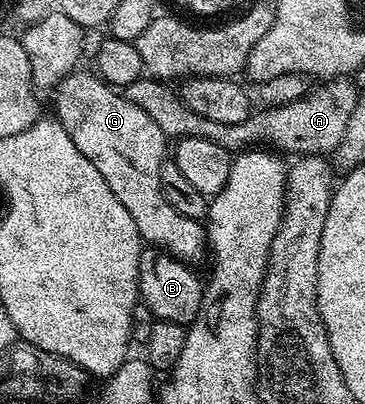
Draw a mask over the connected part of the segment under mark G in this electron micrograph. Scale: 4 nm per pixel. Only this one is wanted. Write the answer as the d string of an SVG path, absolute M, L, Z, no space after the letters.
M73 71L54 89L56 95L55 120L70 135L71 145L78 147L106 181L106 187L134 219L141 242L184 261L199 266L199 261L209 256L210 242L205 226L182 215L166 199L160 186L160 172L166 160L166 138L162 127L142 111L119 88L110 86L95 72Z

